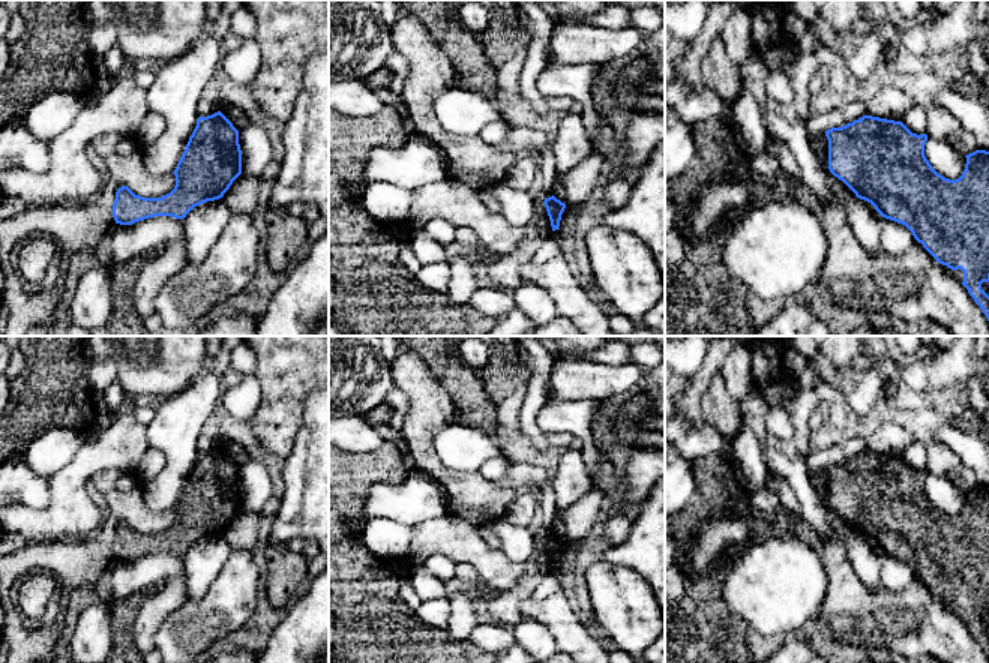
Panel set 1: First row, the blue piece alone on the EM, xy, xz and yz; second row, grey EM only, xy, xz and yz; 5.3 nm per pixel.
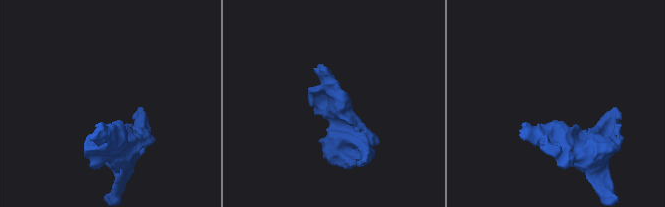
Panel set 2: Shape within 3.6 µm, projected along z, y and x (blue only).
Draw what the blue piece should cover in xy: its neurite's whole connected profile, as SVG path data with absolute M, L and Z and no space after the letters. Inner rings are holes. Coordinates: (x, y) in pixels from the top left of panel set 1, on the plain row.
M221 447L207 453L198 453L173 510L176 512L176 522L161 534L144 534L135 531L128 522L119 524L113 540L116 560L132 561L155 552L183 555L194 543L224 532L233 518L242 510L242 486L239 466Z

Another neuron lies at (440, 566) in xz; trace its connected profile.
M441 554L428 556L423 566L443 582L453 579L456 573L456 562Z

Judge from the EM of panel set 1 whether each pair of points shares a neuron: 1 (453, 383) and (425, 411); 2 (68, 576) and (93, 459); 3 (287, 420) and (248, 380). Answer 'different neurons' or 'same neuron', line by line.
1: different neurons
2: different neurons
3: different neurons

